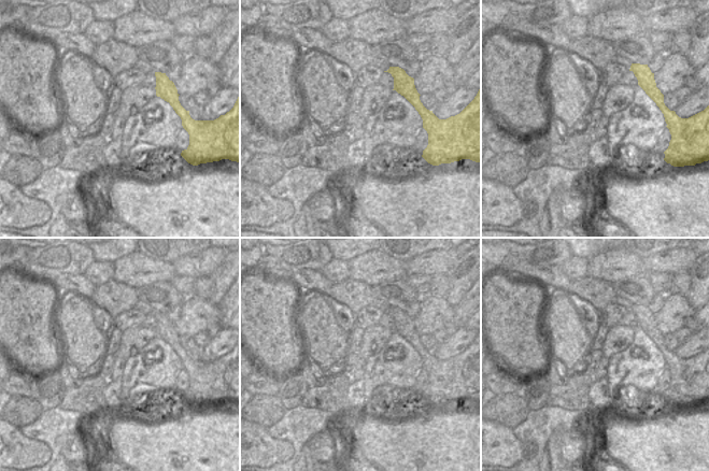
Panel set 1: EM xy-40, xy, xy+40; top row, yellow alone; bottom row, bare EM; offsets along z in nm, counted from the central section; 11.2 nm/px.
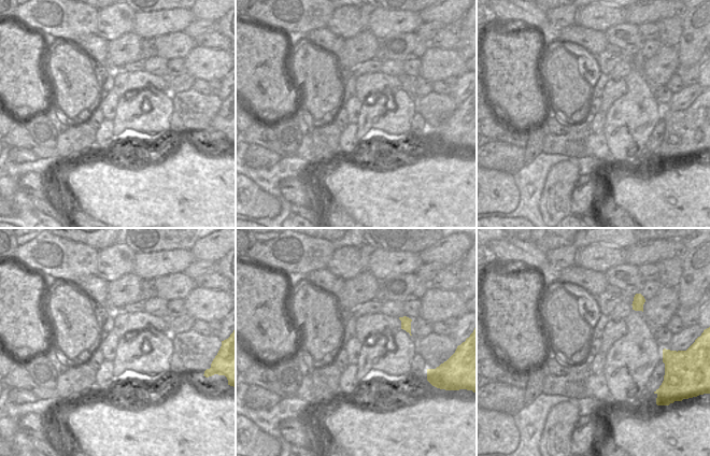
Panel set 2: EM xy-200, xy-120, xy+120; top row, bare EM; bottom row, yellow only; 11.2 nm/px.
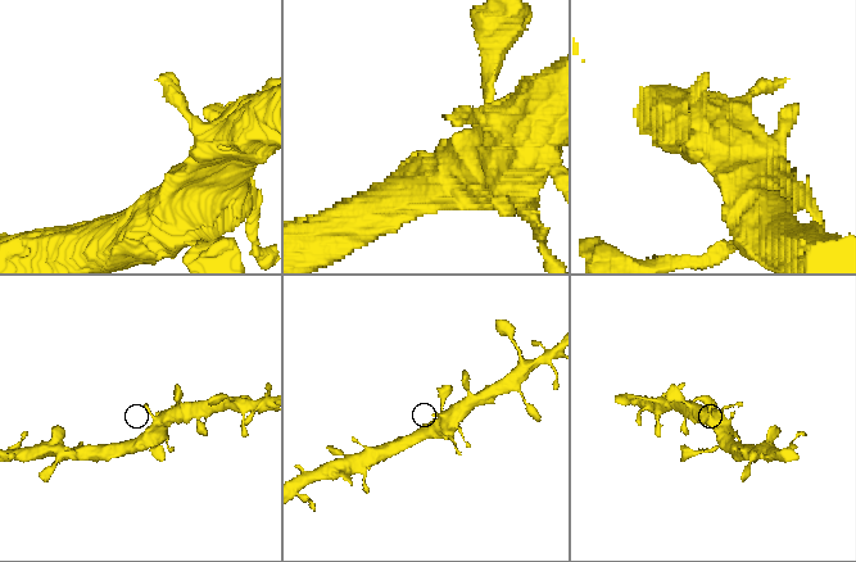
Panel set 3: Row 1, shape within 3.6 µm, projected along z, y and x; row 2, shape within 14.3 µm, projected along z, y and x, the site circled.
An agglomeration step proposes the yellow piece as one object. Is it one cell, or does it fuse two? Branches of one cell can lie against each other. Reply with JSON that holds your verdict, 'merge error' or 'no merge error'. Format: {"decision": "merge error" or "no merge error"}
{"decision": "no merge error"}

